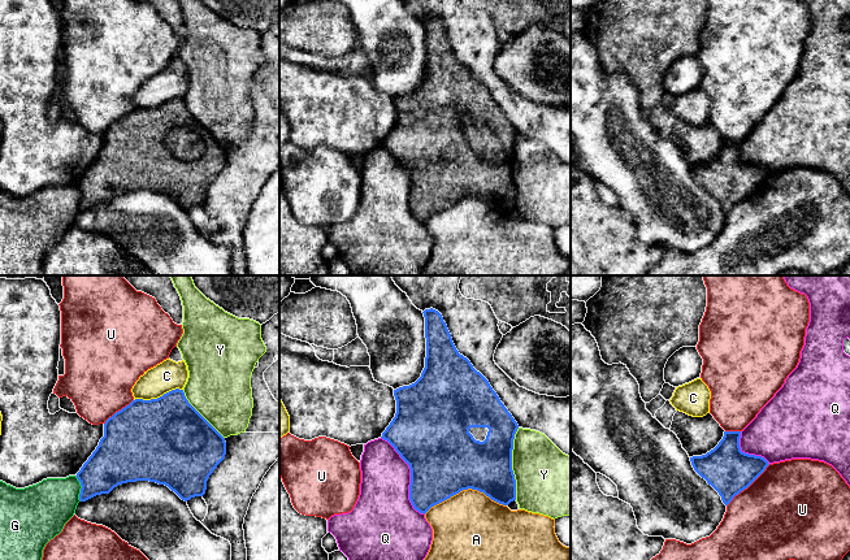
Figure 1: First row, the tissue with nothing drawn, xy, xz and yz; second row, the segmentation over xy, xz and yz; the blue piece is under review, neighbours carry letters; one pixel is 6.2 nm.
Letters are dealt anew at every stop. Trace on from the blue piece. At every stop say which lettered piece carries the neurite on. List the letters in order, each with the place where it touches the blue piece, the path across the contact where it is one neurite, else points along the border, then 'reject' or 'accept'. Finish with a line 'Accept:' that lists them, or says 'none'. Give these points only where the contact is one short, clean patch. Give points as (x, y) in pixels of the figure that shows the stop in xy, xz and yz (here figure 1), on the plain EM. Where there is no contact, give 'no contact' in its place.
A: xz (464, 198) | reject
C: xy (157, 107) | reject
G: xy (81, 198) | along xy (76, 185), (81, 195), (81, 209) | reject
Q: xz (411, 186) | reject
U: yz (747, 195) | reject
Y: xz (511, 173) | reject
Accept: none

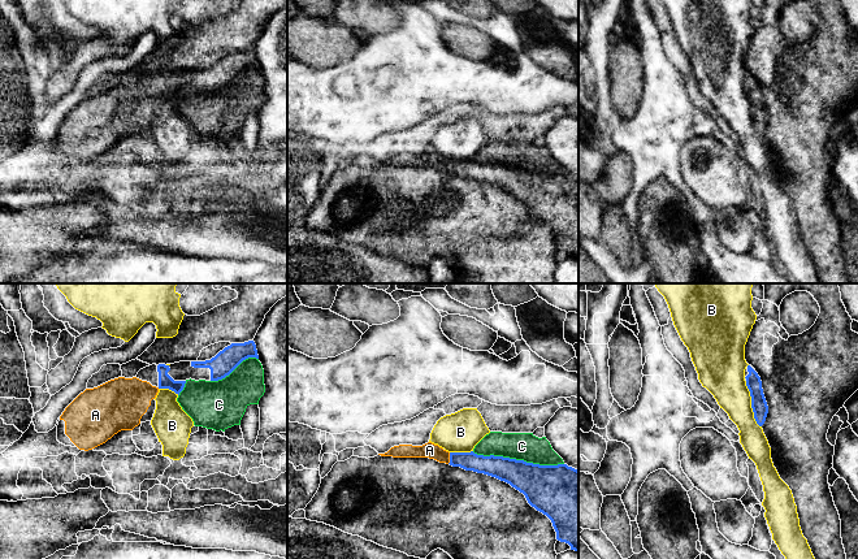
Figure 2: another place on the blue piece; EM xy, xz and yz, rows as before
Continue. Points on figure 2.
A: xz (450, 167) | across xz (489, 174), (450, 167), (429, 159) | accept
B: yz (752, 113) | along yz (745, 90), (749, 98), (753, 126), (761, 135) | reject
C: xz (518, 169) | reject
Accept: A

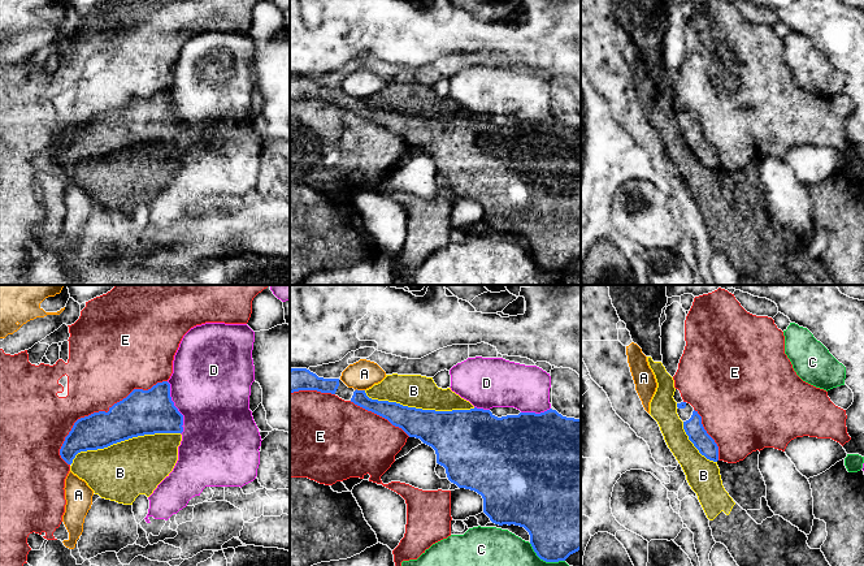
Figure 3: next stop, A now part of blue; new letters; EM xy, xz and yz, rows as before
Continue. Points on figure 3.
A: xz (359, 99) | along xz (364, 98), (355, 99) | reject
B: xy (124, 148) | reject
C: xz (545, 268) | reject
D: xy (176, 116) | reject
E: xy (103, 120) | reject
Accept: none

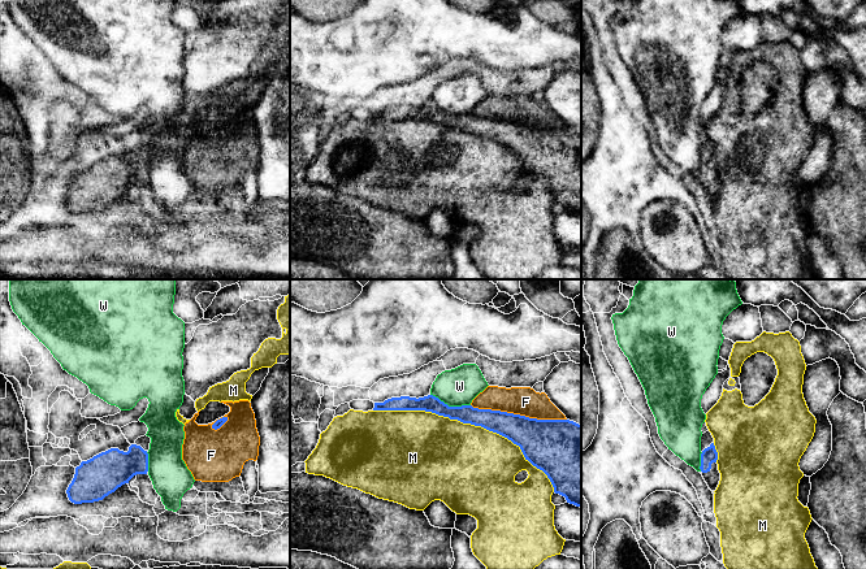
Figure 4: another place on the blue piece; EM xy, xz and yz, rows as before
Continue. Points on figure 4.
F: xz (519, 124) | reject
M: xz (470, 131) | reject
W: xz (450, 116) | along xz (431, 103), (449, 114), (470, 114) | reject
Accept: none

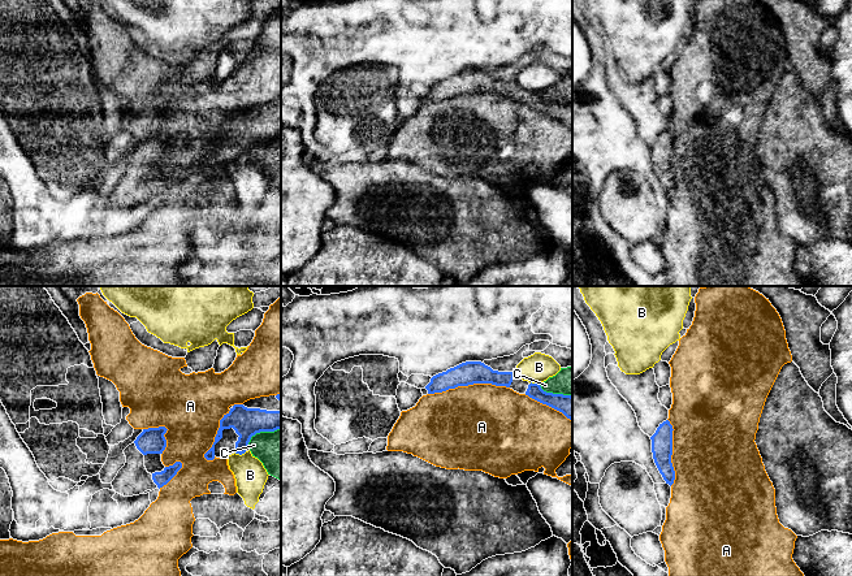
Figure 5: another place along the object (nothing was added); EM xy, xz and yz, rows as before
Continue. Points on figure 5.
A: xz (468, 92) | reject
B: xy (239, 163) | along xy (246, 160), (241, 163), (234, 161) | reject
C: xy (260, 139) | reject
Accept: none

